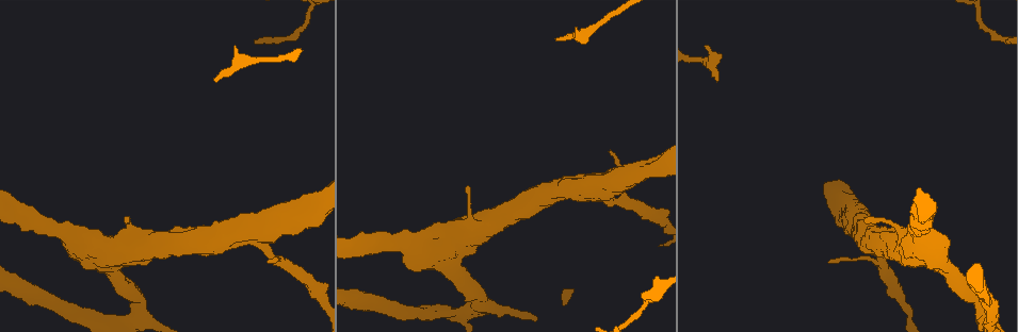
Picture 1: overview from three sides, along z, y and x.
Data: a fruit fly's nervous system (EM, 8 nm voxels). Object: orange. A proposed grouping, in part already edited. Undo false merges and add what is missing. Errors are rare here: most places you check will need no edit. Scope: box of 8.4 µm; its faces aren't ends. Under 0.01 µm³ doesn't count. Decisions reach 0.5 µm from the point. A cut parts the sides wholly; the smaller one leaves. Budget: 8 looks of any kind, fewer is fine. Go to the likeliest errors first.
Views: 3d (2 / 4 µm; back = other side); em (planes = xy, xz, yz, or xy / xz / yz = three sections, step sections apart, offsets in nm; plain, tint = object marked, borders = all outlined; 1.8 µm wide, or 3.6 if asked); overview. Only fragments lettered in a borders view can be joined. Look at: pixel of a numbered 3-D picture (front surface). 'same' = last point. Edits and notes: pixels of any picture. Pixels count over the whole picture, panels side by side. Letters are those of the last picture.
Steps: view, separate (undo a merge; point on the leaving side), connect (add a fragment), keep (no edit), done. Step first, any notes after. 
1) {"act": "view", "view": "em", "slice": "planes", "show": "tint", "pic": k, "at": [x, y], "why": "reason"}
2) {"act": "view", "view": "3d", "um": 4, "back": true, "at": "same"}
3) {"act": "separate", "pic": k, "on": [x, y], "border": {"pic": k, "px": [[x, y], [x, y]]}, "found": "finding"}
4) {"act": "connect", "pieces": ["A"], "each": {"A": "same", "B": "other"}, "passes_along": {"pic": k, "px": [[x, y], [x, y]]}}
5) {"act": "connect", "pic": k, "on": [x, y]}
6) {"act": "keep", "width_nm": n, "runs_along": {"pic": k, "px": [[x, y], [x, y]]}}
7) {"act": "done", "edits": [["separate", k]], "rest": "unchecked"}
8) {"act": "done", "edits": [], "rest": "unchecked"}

{"act": "view", "view": "em", "slice": "planes", "show": "borders", "pic": 1, "at": [555, 40]}

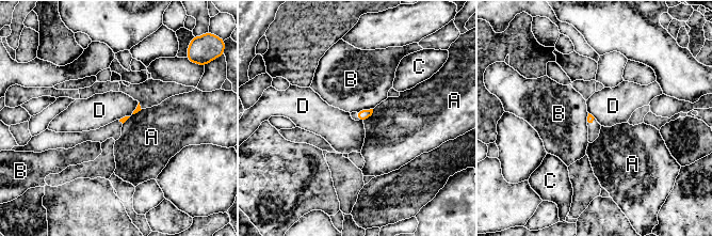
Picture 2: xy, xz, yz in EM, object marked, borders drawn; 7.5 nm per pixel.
{"act": "keep", "longest_contact_nm": ["B", 130], "each": {"A": "other", "B": "other", "C": "other", "D": "other"}, "border": {"pic": 2, "px": [[358, 120], [362, 122]]}, "found": "none of them fits"}

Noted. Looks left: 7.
{"act": "view", "view": "em", "slice": "xz", "step": 8, "show": "borders", "pic": 1, "at": [268, 260], "why": "tapers out"}

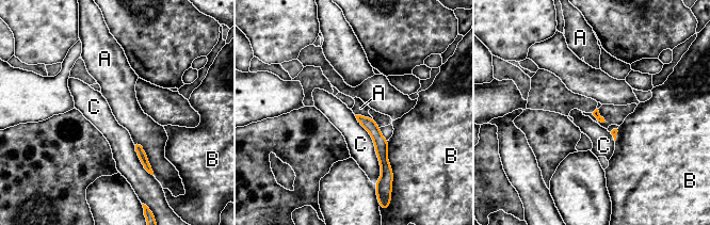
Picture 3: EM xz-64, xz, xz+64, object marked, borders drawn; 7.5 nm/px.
{"act": "keep", "each": {"A": "other", "B": "other", "C": "other"}, "border": {"pic": 3, "px": [[136, 143], [143, 148], [154, 174]]}, "found": "no lettered fragment goes on from it"}

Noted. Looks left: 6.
{"act": "view", "view": "3d", "um": 4, "pic": 1, "at": [112, 254], "why": "calibre changes"}

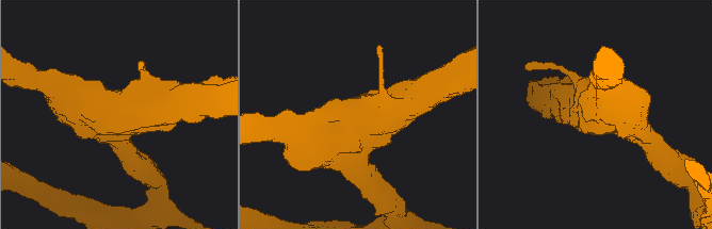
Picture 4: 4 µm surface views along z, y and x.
{"act": "view", "view": "em", "um": 3.6, "slice": "planes", "show": "borders", "pic": 4, "at": [358, 124], "why": "need the tissue"}

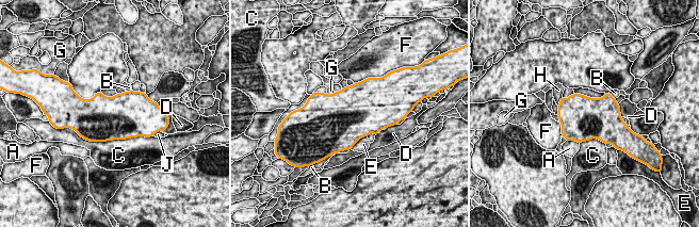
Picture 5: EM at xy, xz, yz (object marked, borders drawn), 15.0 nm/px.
{"act": "keep", "longest_contact_nm": ["C", 950], "each": {"A": "other", "B": "other", "C": "other", "D": "other", "E": "other", "F": "other", "G": "other", "H": "other", "J": "other"}, "border": {"pic": 5, "px": [[574, 93], [590, 97], [605, 94]]}, "found": "all the same cell"}

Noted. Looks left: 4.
{"act": "done", "edits": [], "rest": "unchecked"}

